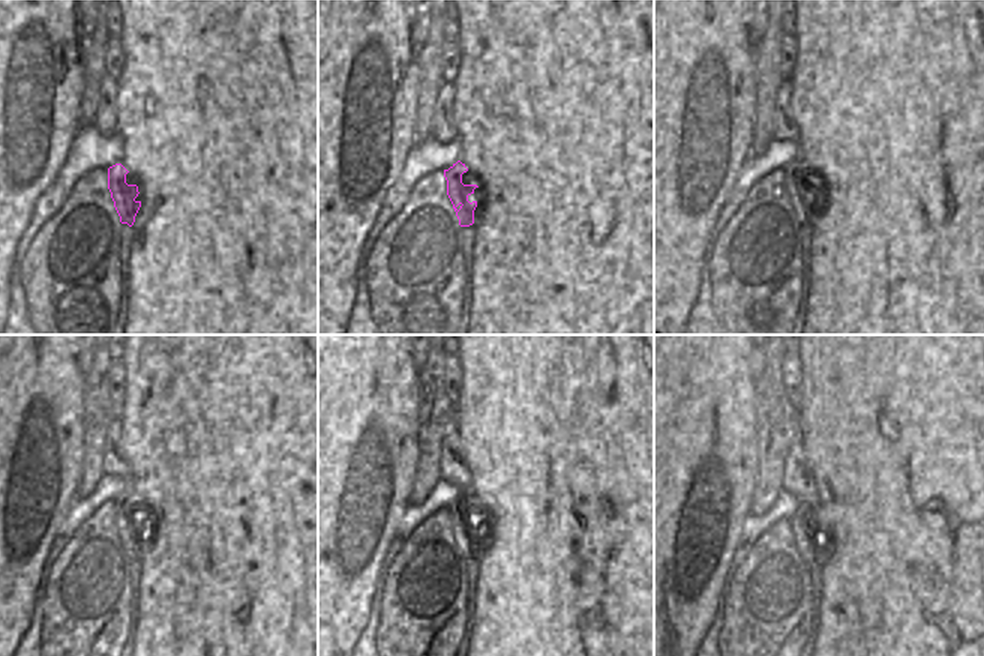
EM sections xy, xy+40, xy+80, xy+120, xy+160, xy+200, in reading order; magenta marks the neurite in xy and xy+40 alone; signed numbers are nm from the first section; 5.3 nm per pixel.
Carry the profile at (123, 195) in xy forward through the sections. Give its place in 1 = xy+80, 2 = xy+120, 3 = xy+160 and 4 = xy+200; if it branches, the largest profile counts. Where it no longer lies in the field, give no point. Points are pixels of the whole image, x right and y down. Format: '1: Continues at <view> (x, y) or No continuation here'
1: Continues at xy+80 (795, 167)
2: Continues at xy+120 (123, 503)
3: Continues at xy+160 (456, 508)
4: Continues at xy+200 (801, 524)

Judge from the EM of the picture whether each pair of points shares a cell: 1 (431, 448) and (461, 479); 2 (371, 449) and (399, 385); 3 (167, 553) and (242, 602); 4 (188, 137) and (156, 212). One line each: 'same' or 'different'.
1: different
2: same
3: same
4: same

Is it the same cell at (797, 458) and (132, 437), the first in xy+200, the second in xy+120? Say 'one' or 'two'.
two

